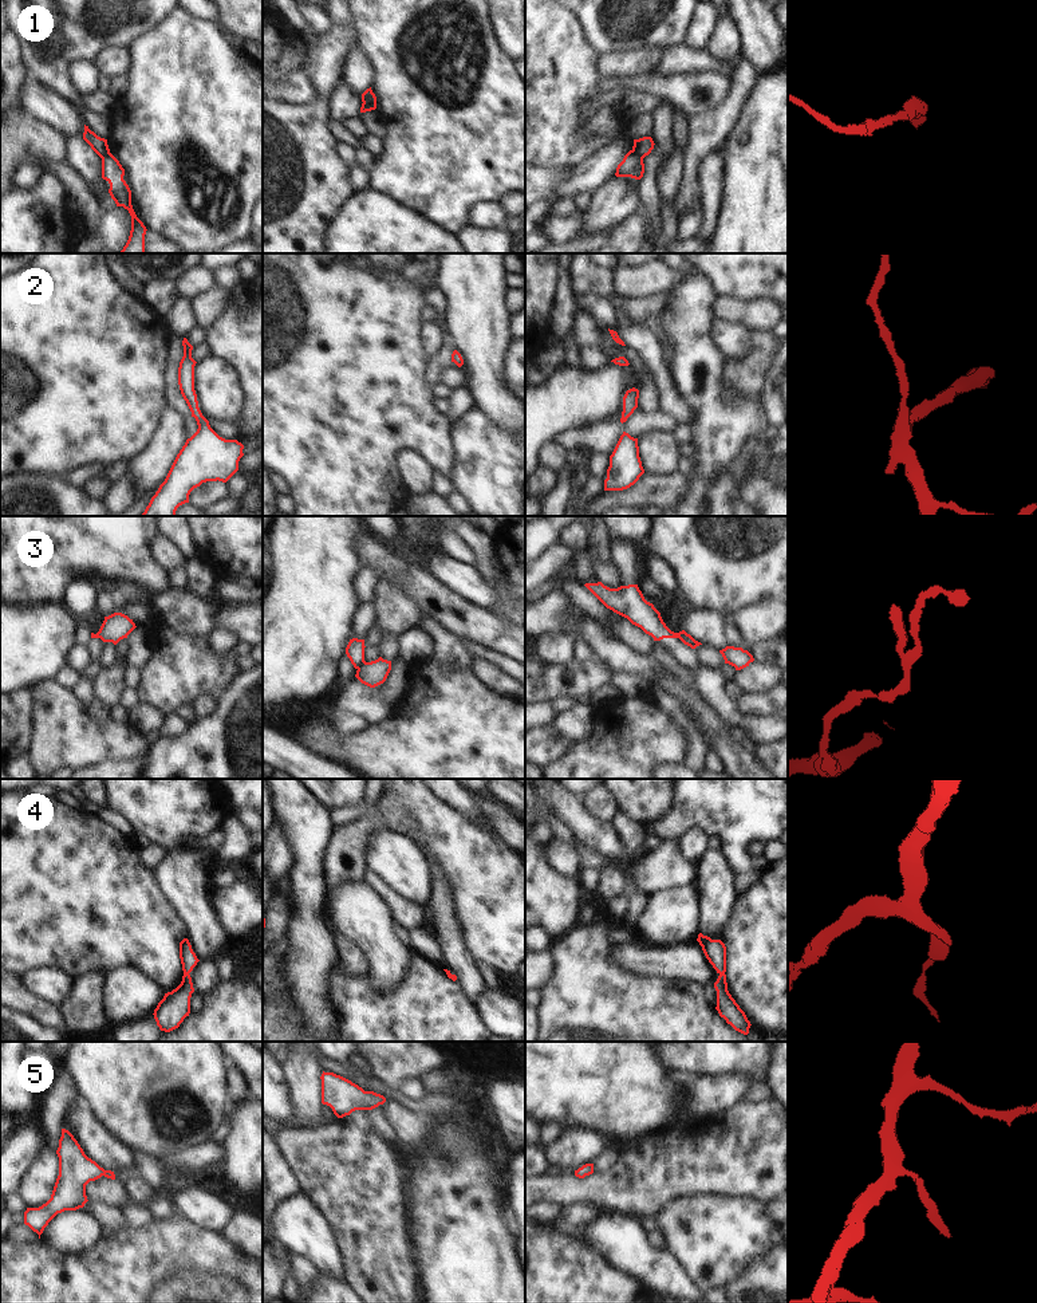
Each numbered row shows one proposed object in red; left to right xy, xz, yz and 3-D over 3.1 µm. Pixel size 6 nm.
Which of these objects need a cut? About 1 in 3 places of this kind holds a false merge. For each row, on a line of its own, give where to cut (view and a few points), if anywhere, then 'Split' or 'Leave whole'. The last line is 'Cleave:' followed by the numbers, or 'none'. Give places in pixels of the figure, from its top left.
1: Split along yz (633, 149), (642, 158). Split
2: No split. Leave whole
3: Split along xz (365, 661), (358, 669). Split
4: No split. Leave whole
5: No split. Leave whole
Cleave: 1, 3.

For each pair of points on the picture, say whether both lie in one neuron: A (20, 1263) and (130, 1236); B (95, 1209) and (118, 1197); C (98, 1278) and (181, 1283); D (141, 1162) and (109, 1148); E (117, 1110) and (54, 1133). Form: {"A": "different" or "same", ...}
{"A": "same", "B": "different", "C": "same", "D": "different", "E": "different"}

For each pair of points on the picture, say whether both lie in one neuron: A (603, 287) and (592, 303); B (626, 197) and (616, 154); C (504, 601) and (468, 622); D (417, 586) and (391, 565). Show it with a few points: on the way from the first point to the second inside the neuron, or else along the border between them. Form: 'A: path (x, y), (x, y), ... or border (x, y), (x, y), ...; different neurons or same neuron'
A: border (575, 294), (595, 294), (611, 302); different neurons
B: border (614, 174), (591, 195); different neurons
C: border (489, 610), (511, 621); different neurons
D: path (410, 579), (398, 567); same neuron

